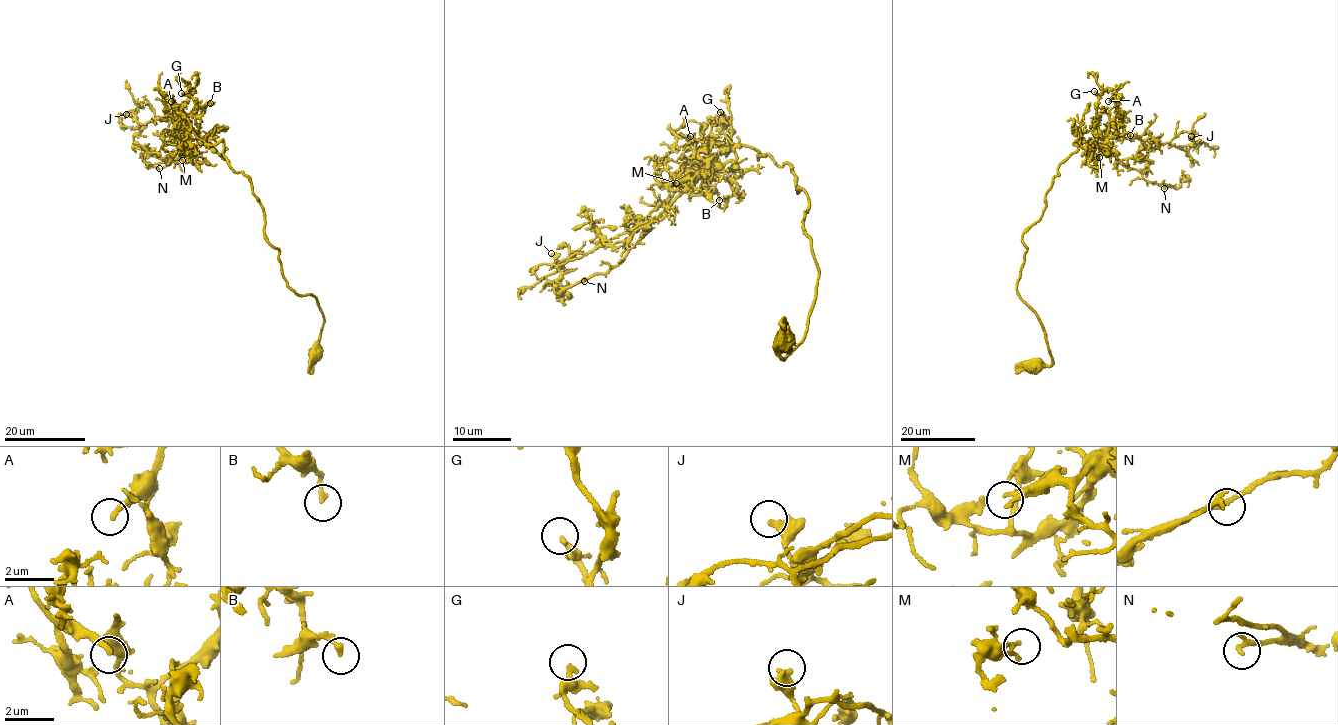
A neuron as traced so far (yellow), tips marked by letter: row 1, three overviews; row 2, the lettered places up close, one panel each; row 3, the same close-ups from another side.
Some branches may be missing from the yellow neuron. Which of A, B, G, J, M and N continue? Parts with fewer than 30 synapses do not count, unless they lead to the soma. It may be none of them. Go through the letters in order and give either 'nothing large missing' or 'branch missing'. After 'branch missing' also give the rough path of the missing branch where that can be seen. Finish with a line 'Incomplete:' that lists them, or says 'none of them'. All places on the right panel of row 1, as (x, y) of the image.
A: nothing large missing
B: nothing large missing
G: nothing large missing
J: nothing large missing
M: nothing large missing
N: nothing large missing
Incomplete: none of them

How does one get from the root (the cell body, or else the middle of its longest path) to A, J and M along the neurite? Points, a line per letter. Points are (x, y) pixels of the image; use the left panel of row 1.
A: (315, 354), (323, 313), (285, 279), (251, 182), (228, 165), (223, 141), (206, 145), (163, 109), (171, 101)
J: (315, 354), (317, 299), (287, 284), (223, 141), (126, 114)
M: (315, 354), (324, 321), (317, 299), (287, 284), (261, 203), (228, 165), (223, 141), (201, 142), (182, 160)

